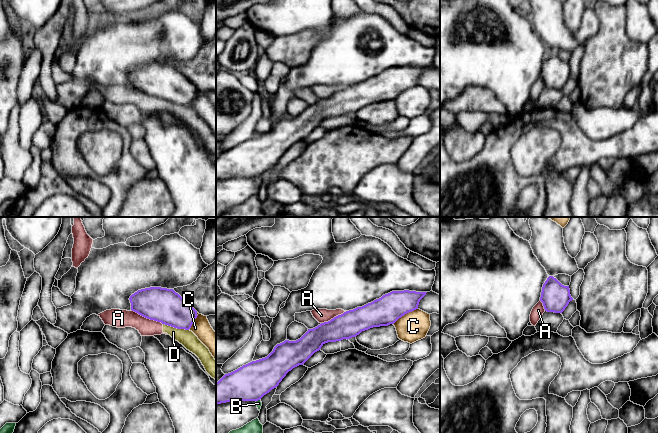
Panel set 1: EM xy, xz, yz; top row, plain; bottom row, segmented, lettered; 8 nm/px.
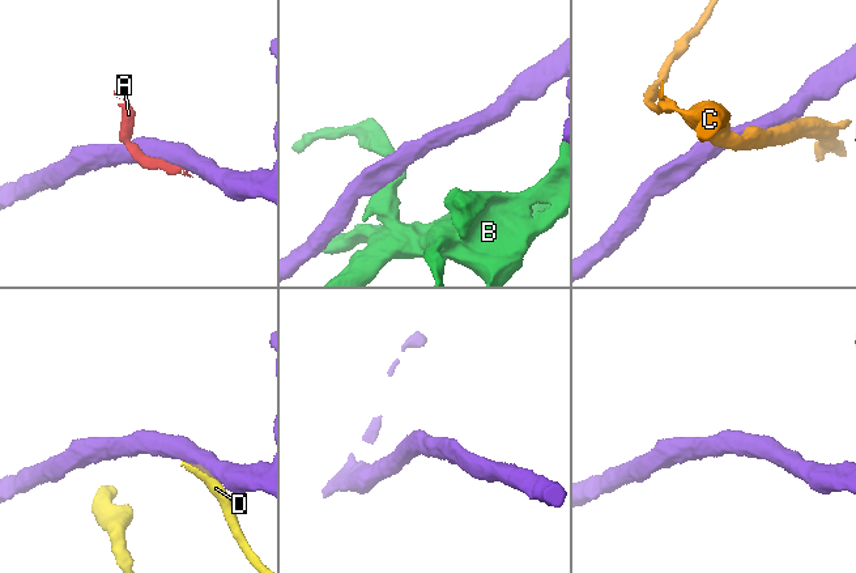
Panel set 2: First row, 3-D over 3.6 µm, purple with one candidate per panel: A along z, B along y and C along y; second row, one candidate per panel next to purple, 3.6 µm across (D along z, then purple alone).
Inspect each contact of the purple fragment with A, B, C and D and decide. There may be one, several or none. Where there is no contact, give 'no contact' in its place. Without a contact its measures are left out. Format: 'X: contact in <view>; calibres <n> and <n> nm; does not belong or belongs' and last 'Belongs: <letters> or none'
A: contact in xy; calibres 280 and 150 nm; does not belong
B: contact in xz; calibres 300 and 50 nm; does not belong
C: contact in xz; calibres 220 and 240 nm; does not belong
D: contact in xy; calibres 280 and 140 nm; does not belong
Belongs: none

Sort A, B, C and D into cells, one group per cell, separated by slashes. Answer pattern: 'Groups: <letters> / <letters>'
Groups: A D / B / C

